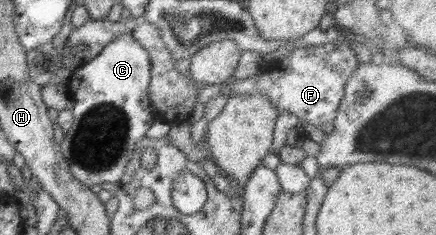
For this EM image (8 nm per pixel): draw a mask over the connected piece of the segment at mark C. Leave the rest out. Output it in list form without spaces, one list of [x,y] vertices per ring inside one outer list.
[[[124,33],[108,43],[103,51],[86,64],[79,65],[67,82],[67,87],[74,101],[73,124],[65,133],[60,144],[64,159],[68,160],[70,171],[84,185],[102,185],[102,183],[118,183],[125,175],[131,154],[136,143],[147,136],[148,128],[156,120],[151,110],[149,84],[151,81],[151,62],[138,41],[131,33]]]

